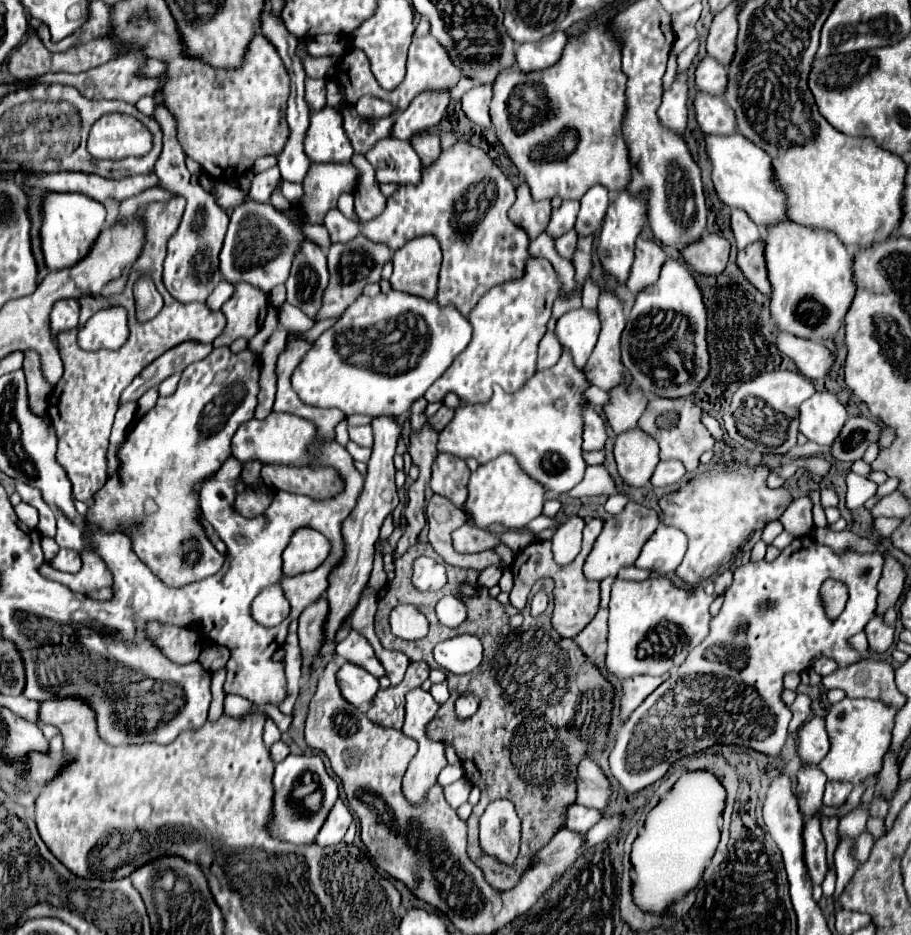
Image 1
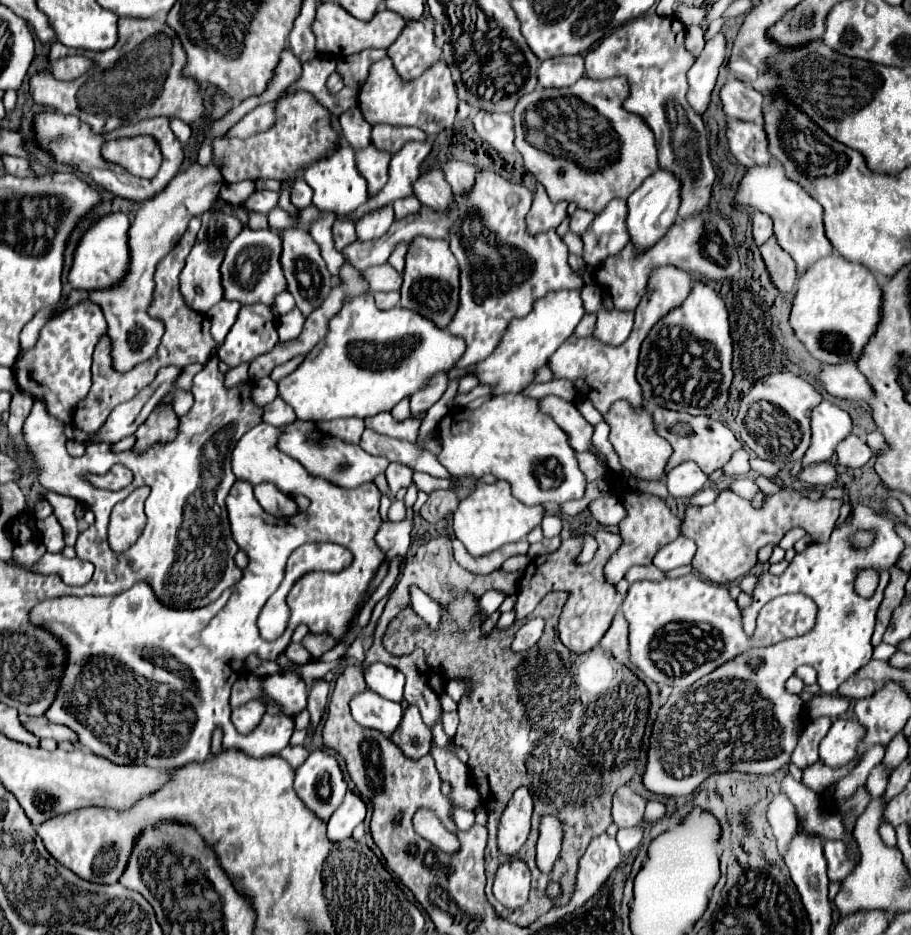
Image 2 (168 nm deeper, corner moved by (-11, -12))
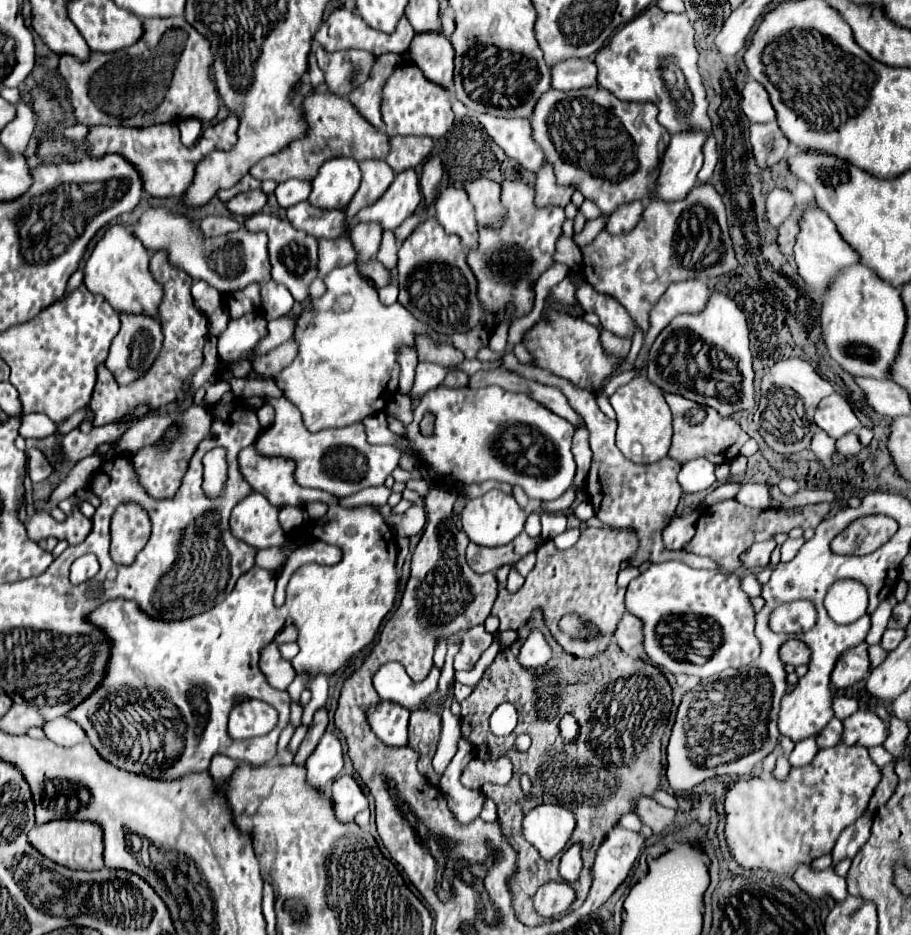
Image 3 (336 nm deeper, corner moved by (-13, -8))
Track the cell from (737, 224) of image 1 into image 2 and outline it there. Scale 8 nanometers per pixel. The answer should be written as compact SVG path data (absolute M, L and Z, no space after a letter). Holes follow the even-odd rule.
M755 214L753 216L753 242L755 246L765 244L773 236L773 222L765 214Z

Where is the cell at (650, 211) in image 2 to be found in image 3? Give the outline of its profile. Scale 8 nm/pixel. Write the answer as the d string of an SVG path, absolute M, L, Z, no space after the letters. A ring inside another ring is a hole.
M683 130L671 136L667 152L663 156L661 174L659 174L659 194L663 200L679 200L697 180L697 172L703 162L703 144L707 132L701 130Z

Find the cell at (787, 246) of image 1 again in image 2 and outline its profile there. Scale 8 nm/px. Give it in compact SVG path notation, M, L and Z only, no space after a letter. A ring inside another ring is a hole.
M839 254L819 258L799 274L799 288L793 298L789 324L807 352L821 364L855 362L879 322L881 288L877 278L861 264L849 262Z

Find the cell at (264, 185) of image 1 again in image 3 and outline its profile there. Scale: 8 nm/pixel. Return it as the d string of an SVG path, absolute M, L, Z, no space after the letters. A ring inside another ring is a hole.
M249 190L227 200L225 208L235 216L251 216L259 212L265 204L267 204L267 194L263 194L263 190Z

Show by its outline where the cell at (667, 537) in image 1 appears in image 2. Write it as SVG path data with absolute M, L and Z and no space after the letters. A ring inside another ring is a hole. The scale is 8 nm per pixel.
M679 536L675 538L671 544L663 546L655 558L653 558L653 564L663 570L663 572L669 572L673 568L679 568L679 566L687 566L691 564L693 556L697 552L697 544L685 536Z

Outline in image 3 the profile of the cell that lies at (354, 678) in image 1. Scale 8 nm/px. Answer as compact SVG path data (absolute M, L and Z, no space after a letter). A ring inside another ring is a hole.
M381 702L379 706L373 706L369 710L369 722L381 742L385 742L387 746L407 746L409 714L411 712L403 710L403 706L395 706L393 702Z

